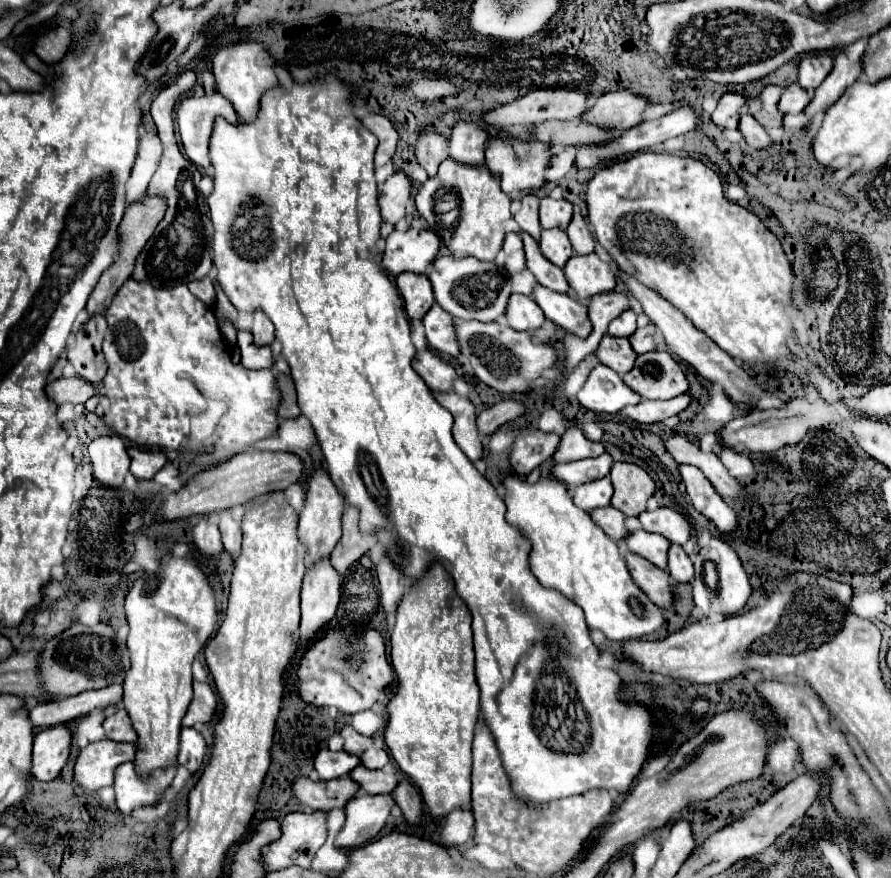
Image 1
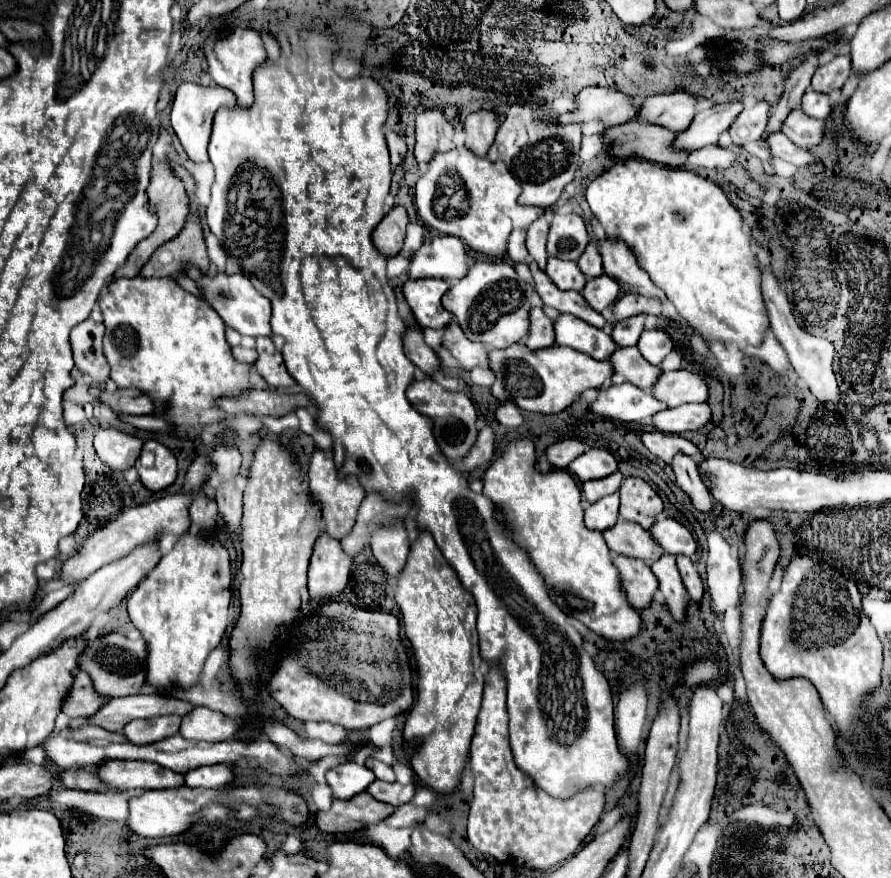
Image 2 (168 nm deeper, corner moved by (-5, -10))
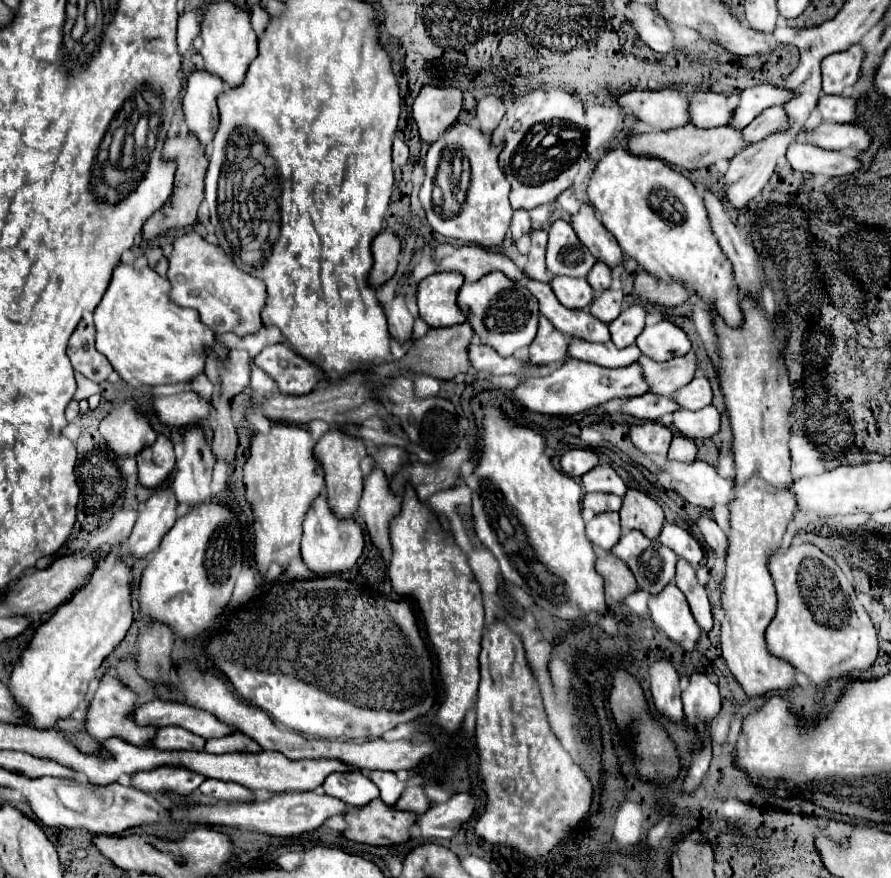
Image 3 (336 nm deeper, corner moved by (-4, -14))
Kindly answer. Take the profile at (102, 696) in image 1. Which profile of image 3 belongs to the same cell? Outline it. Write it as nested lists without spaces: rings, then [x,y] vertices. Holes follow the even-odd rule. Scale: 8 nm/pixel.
[[[153,699],[149,703],[141,703],[137,705],[133,717],[139,725],[155,725],[155,727],[177,725],[187,731],[193,731],[203,739],[219,739],[239,731],[231,725],[223,725],[215,715],[209,715],[209,711],[179,701]]]

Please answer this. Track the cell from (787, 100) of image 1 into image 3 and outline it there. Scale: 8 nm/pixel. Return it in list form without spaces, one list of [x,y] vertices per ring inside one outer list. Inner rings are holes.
[[[821,95],[819,111],[827,123],[855,123],[857,121],[857,101],[843,95]]]

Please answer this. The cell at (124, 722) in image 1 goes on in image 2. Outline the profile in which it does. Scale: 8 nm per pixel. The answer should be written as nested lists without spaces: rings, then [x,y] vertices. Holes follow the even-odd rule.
[[[162,715],[156,719],[134,719],[124,727],[124,735],[130,743],[136,745],[148,745],[156,743],[160,739],[166,739],[174,733],[178,733],[180,727],[180,715]]]

